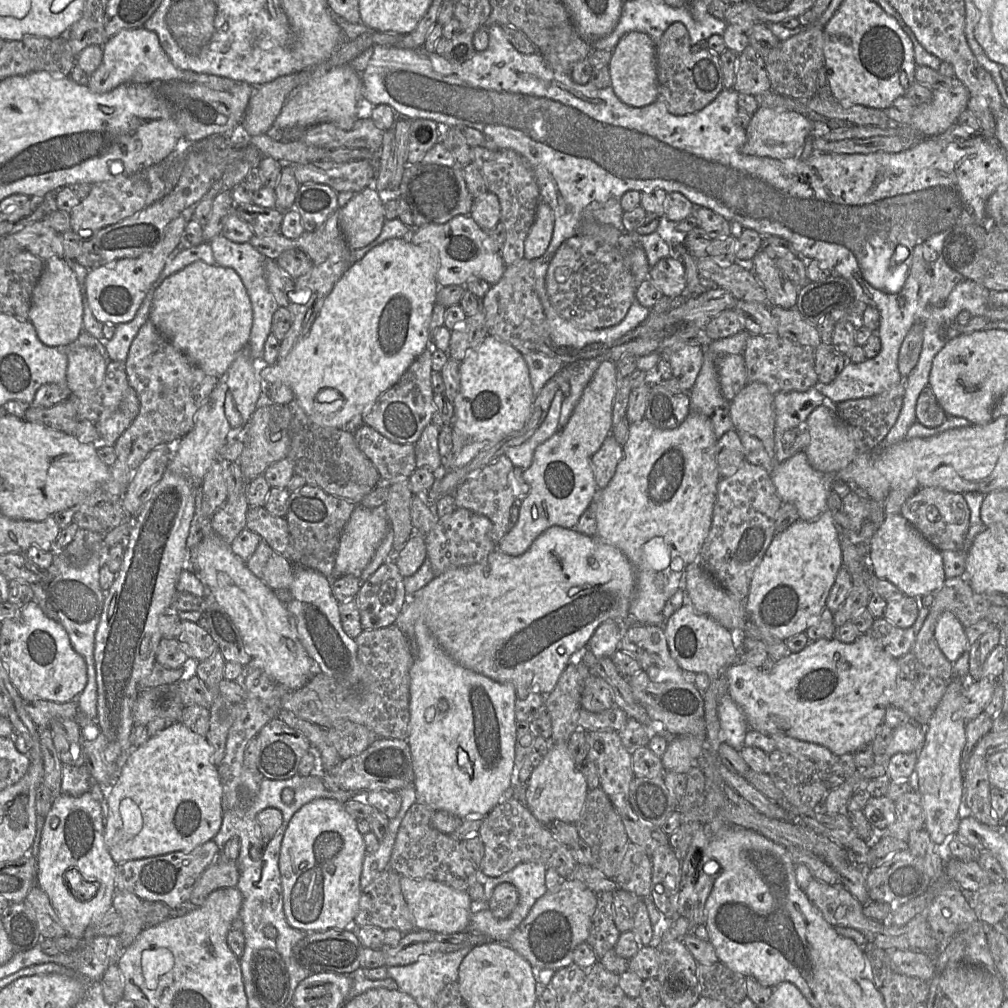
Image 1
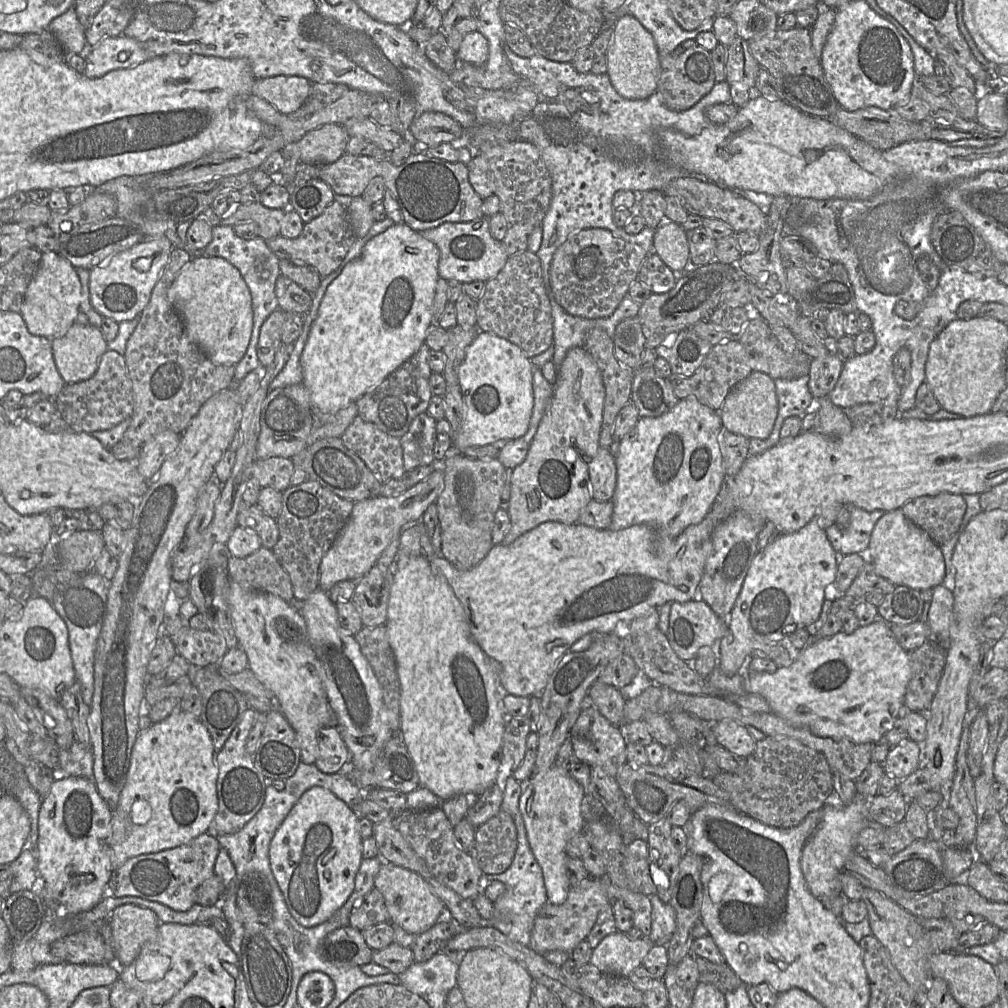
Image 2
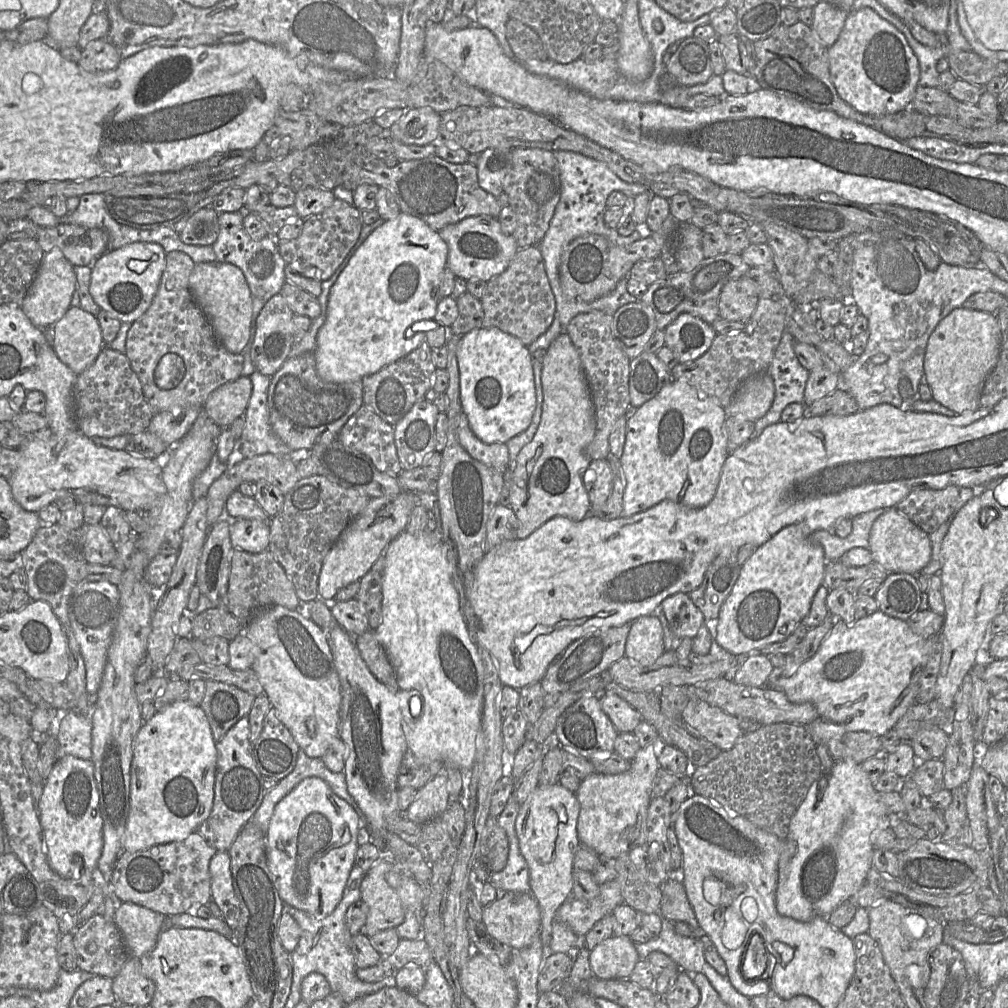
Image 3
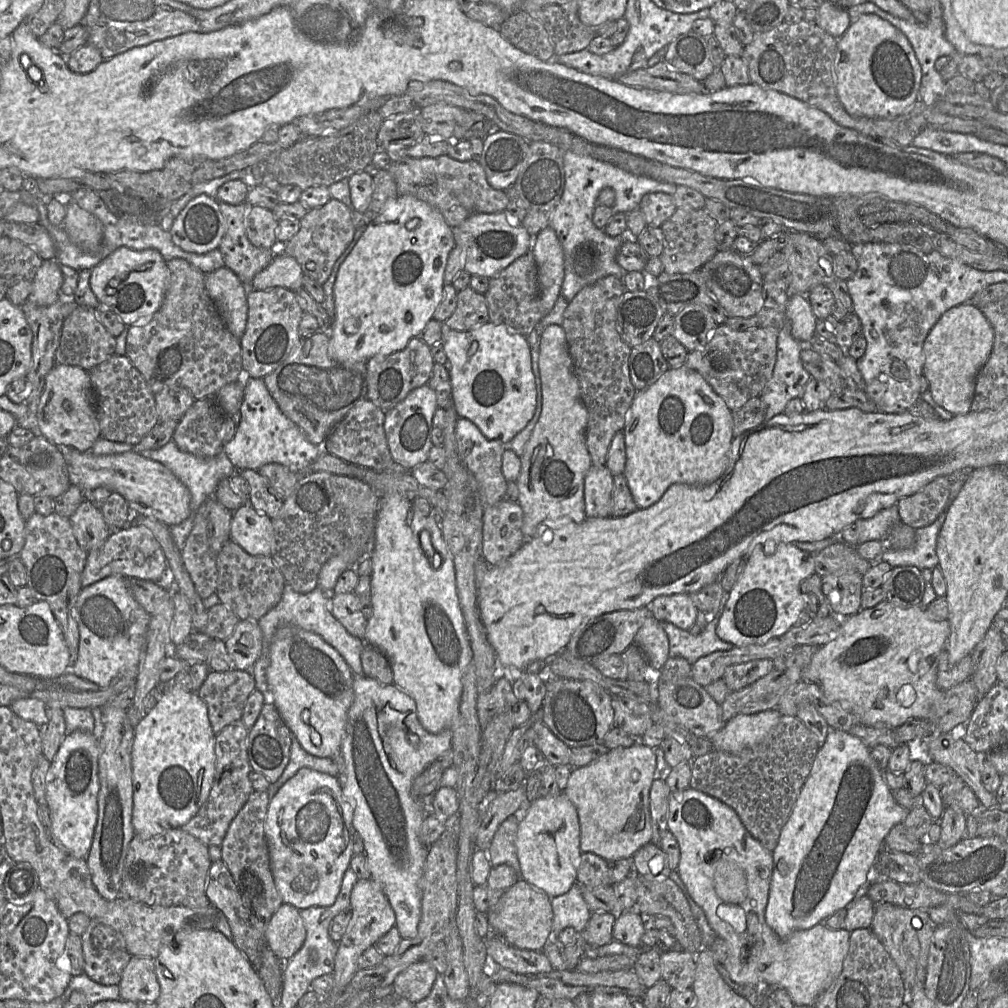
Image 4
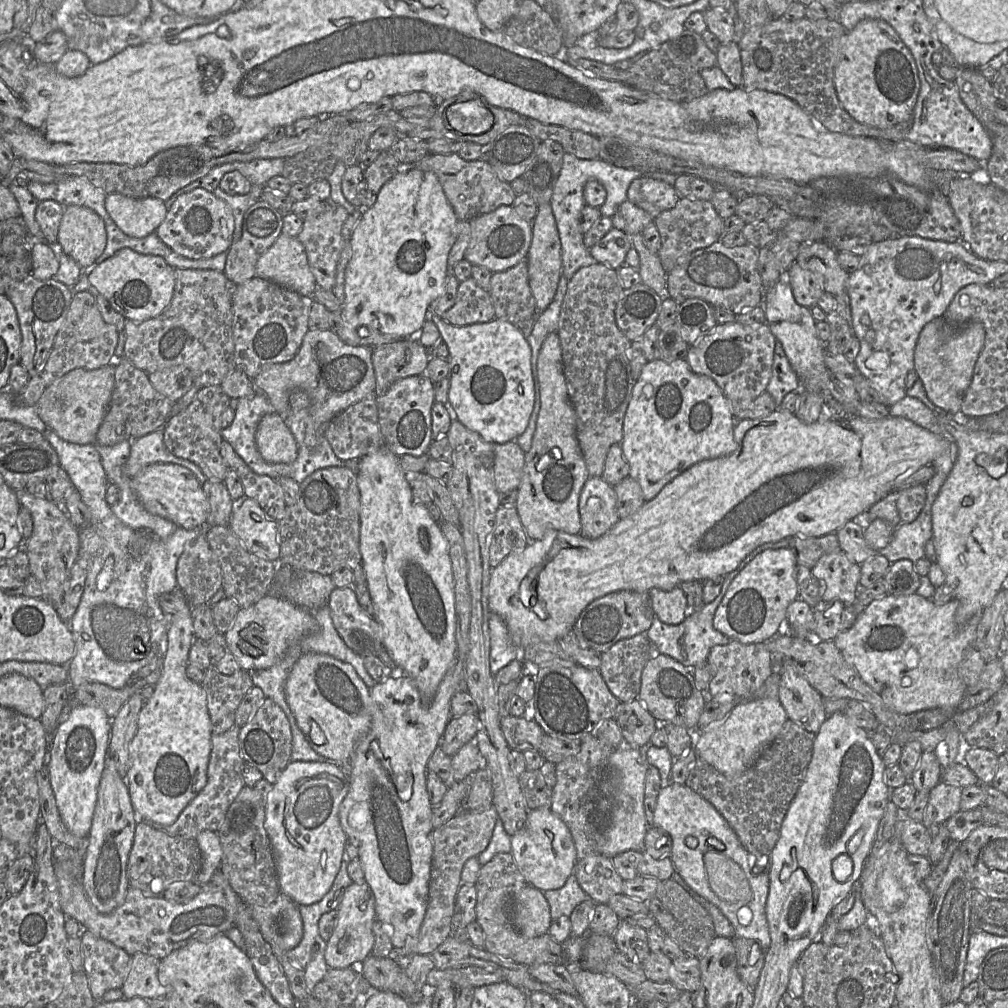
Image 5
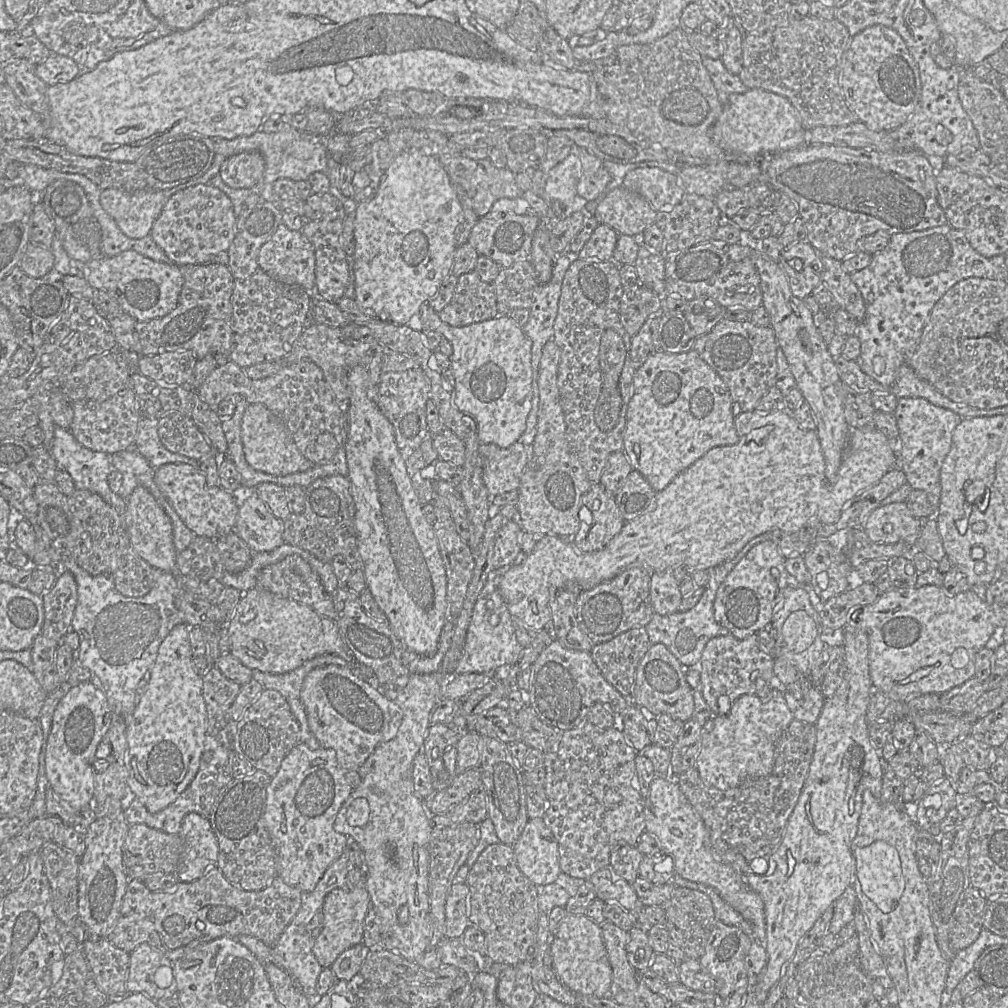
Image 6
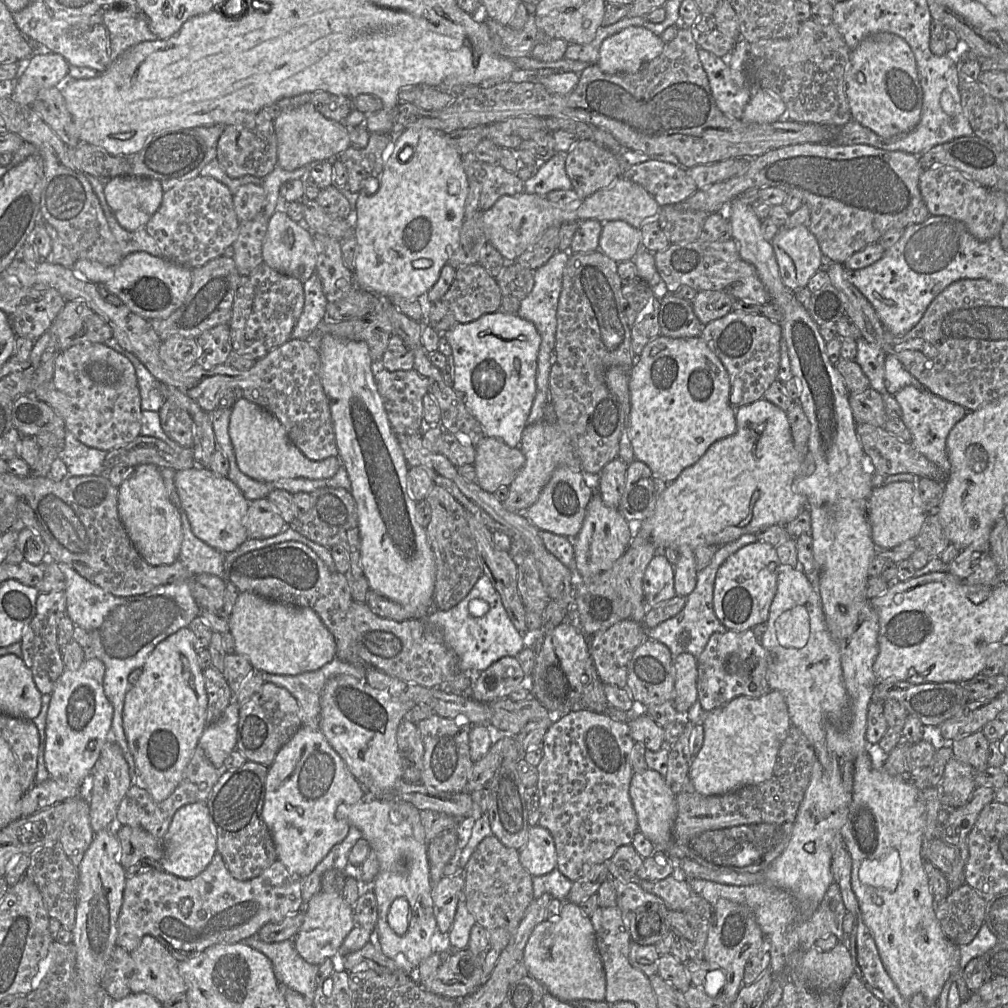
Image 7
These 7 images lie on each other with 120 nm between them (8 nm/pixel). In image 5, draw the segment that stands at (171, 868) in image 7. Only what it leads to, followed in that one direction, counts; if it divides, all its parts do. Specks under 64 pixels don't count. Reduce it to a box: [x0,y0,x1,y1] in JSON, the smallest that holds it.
[195,830,222,885]

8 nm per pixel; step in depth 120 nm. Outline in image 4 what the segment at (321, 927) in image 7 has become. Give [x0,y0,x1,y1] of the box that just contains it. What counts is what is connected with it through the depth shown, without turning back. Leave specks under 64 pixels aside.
[332,879,396,991]

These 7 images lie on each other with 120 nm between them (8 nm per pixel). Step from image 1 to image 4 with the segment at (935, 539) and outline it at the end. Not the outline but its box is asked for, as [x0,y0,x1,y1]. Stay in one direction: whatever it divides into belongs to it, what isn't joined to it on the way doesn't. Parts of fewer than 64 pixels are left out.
[896,476,951,528]

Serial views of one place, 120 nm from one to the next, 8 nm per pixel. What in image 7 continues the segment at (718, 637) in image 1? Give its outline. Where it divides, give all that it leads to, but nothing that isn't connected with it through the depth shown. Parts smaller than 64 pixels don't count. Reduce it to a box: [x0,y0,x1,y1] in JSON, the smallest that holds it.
[643,552,676,607]

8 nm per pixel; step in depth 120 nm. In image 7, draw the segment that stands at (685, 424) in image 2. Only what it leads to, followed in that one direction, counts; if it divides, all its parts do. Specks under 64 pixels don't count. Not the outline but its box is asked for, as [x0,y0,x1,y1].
[629,336,736,484]

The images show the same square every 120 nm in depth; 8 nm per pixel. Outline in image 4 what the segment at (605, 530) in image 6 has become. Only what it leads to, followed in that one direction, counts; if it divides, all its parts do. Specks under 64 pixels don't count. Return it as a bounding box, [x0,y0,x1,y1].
[584,465,613,518]

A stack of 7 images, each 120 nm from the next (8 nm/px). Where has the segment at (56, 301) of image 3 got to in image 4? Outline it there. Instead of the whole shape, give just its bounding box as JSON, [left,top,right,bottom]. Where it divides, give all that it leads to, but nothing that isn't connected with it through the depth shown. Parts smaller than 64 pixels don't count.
[27,259,62,306]

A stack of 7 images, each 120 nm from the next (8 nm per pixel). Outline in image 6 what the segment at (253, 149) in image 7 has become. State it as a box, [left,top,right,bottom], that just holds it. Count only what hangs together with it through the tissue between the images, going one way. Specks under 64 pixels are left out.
[221,151,265,189]

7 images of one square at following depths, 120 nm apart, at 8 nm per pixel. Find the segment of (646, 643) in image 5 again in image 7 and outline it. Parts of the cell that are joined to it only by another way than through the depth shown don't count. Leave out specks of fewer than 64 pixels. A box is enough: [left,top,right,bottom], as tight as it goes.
[590,619,647,688]

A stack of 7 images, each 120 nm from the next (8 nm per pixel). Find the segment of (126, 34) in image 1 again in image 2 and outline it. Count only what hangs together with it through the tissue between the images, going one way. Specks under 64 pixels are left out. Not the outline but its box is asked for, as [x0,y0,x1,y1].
[84,34,312,115]

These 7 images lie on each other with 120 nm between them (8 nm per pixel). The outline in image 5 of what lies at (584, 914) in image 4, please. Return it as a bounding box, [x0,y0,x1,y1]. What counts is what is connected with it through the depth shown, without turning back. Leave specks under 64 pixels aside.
[542,873,588,920]

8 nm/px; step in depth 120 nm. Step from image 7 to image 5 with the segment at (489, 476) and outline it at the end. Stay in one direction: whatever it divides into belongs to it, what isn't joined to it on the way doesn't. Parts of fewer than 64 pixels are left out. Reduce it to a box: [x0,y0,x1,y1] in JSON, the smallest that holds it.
[492,441,525,494]

